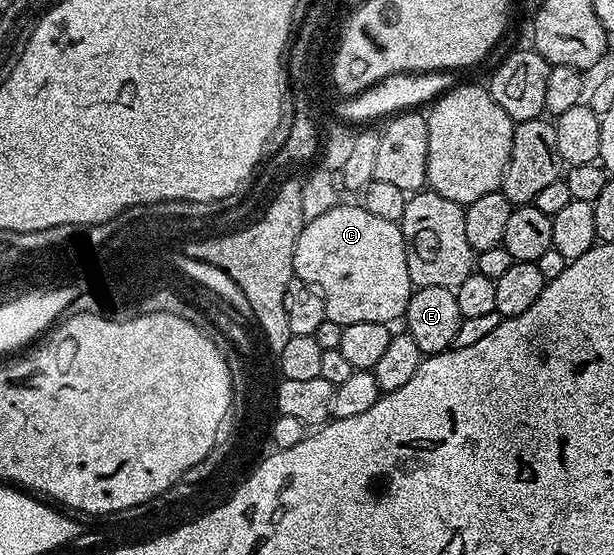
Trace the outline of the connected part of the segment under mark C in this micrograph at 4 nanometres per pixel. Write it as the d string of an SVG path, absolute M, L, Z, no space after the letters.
M355 203L355 205L337 204L329 211L325 211L323 215L317 215L317 219L307 221L304 224L303 230L299 232L299 238L295 244L293 267L295 268L294 276L298 280L318 289L323 294L327 320L341 326L348 325L349 323L381 323L382 325L387 325L392 323L391 321L397 320L398 317L400 320L406 314L407 304L413 292L413 286L409 279L409 267L407 266L407 244L403 238L403 231L399 228L399 223L389 219L380 219L377 215L369 215L369 211L359 203Z

